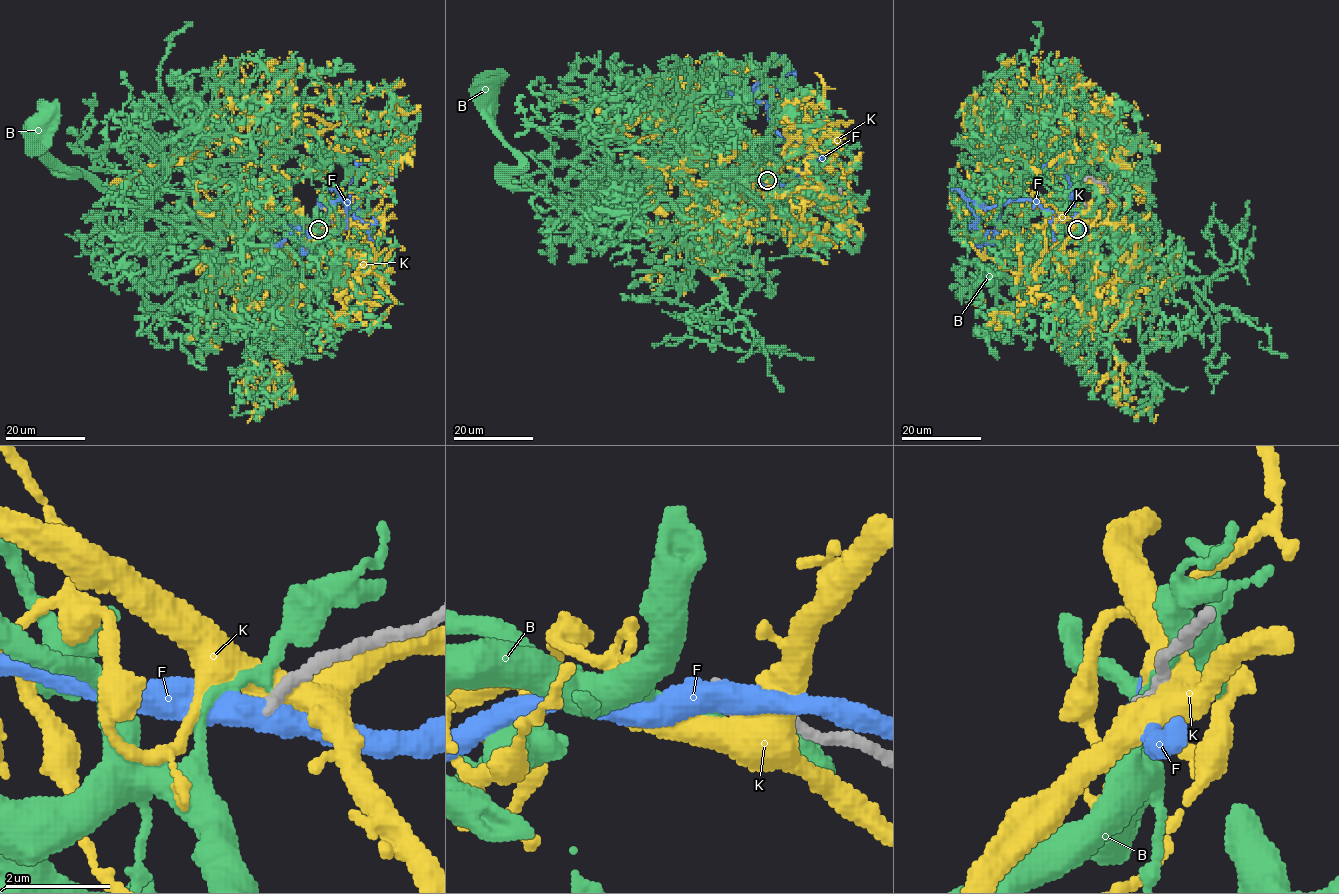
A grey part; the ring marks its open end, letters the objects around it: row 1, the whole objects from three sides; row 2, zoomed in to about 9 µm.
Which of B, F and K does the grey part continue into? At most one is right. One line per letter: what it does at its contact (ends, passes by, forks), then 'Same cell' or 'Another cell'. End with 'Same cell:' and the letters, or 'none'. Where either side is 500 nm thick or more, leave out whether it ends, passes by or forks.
B: It passes by. Another cell
F: It passes by. Another cell
K: Another cell
Same cell: none

